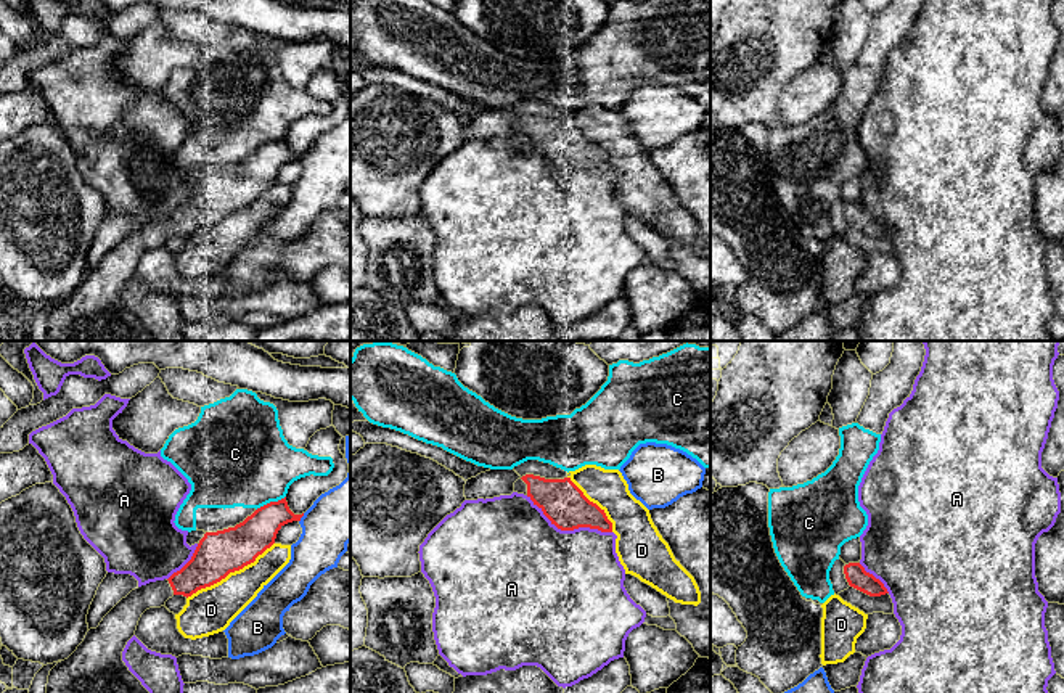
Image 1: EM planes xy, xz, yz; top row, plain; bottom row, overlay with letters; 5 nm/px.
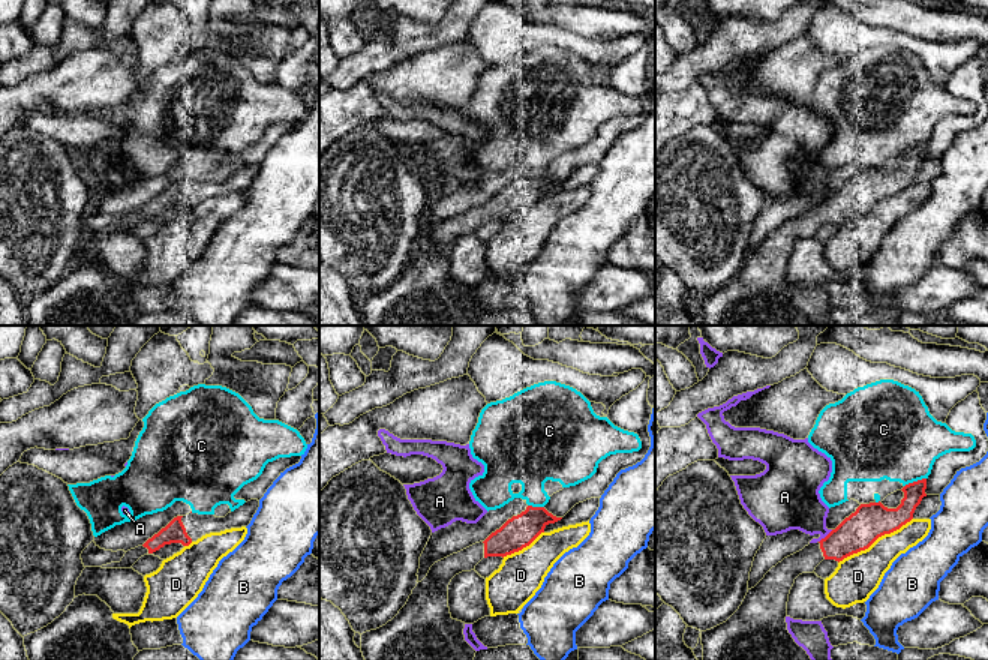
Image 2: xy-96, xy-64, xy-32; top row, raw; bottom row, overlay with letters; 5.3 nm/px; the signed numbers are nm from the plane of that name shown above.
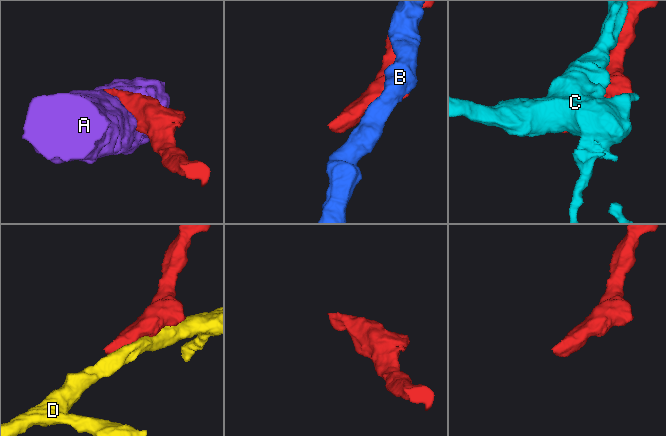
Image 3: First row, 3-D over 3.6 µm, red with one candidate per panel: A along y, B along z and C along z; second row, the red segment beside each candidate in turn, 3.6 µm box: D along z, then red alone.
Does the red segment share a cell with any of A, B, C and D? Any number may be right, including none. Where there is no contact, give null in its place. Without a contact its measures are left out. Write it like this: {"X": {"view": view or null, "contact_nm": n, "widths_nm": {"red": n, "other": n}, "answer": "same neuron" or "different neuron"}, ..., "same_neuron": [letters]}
{"A": {"view": "xz", "contact_nm": 480, "widths_nm": {"red": 220, "other": 500}, "answer": "different neuron"}, "B": {"view": "xy", "contact_nm": 50, "widths_nm": {"red": 190, "other": 300}, "answer": "different neuron"}, "C": {"view": "xy", "contact_nm": 170, "widths_nm": {"red": 190, "other": 460}, "answer": "different neuron"}, "D": {"view": "xy", "contact_nm": 500, "widths_nm": {"red": 220, "other": 240}, "answer": "different neuron"}, "same_neuron": []}

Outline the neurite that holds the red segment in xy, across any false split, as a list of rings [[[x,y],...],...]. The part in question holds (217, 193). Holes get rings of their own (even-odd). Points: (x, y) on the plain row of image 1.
[[[284,137],[257,148],[235,167],[206,172],[191,199],[180,211],[169,219],[149,222],[132,230],[103,257],[96,269],[87,272],[84,281],[68,299],[50,310],[47,341],[154,341],[122,301],[122,291],[135,275],[141,254],[149,248],[164,246],[174,235],[188,238],[198,230],[220,222],[230,212],[254,203],[259,195],[275,183],[276,174],[284,164],[301,161],[302,156],[304,153],[294,154],[289,150]]]

